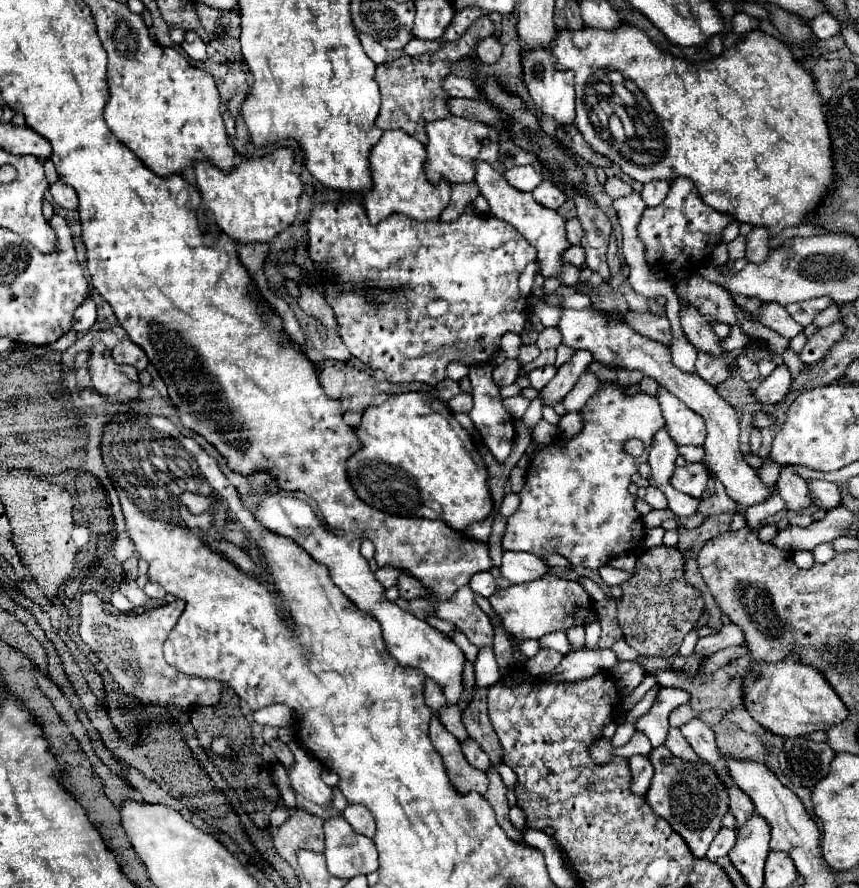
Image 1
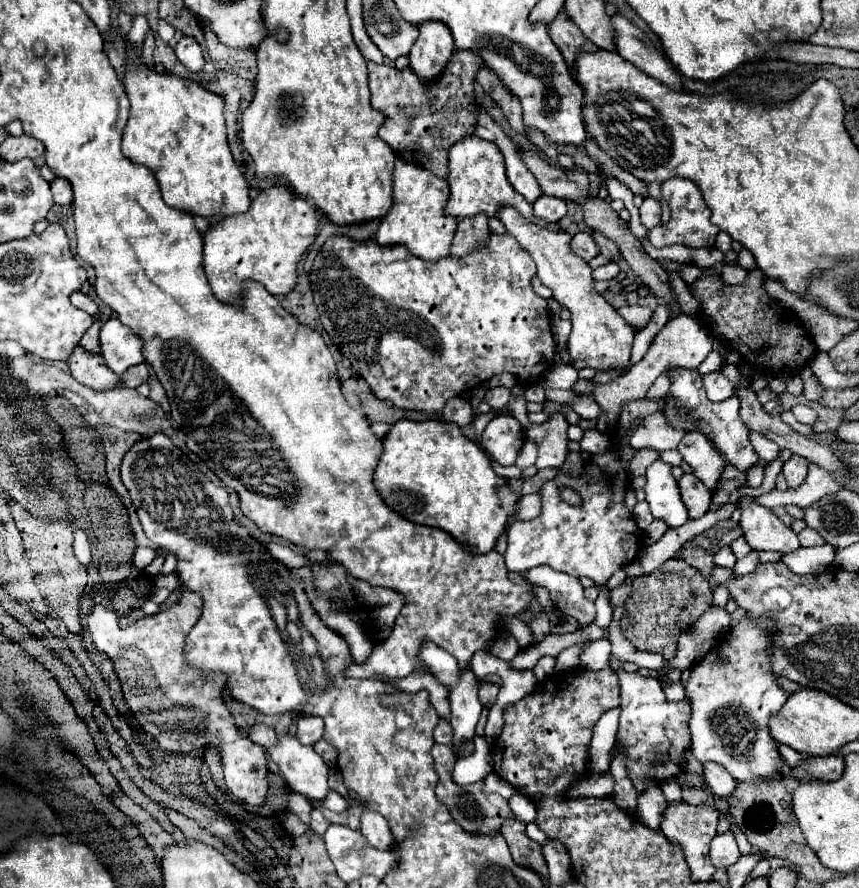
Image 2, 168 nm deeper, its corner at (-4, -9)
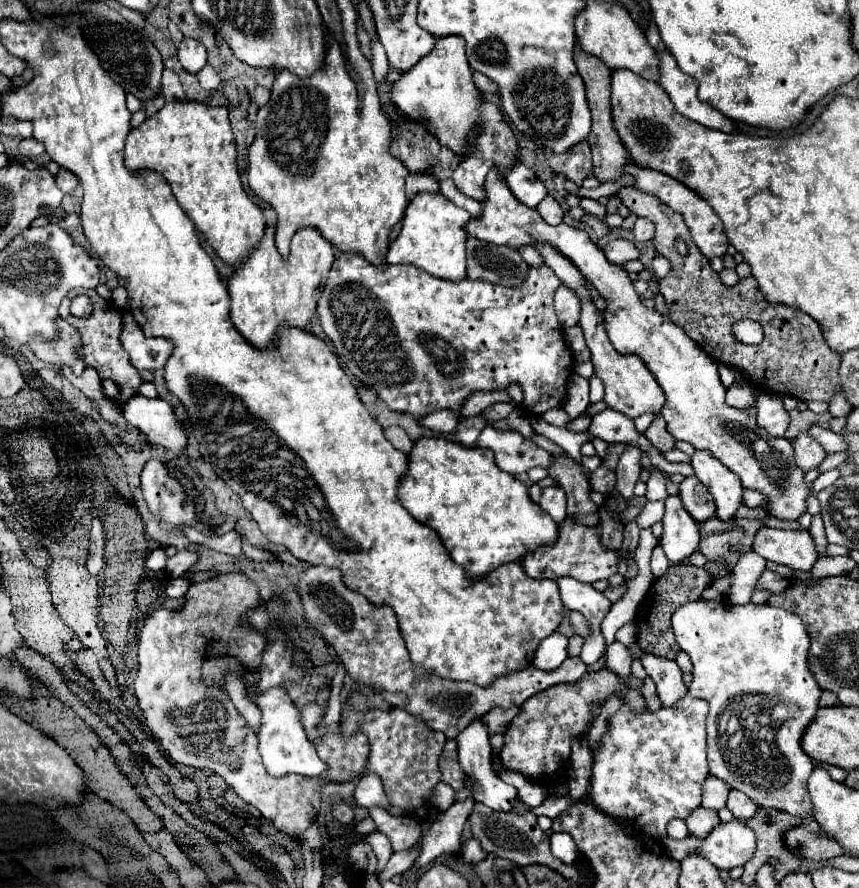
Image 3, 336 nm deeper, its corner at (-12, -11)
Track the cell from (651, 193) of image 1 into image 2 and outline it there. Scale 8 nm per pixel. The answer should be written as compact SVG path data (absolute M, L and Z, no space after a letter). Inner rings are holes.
M647 195L643 205L639 207L639 213L641 213L641 221L647 229L659 225L659 221L661 221L661 203L659 203L659 199Z

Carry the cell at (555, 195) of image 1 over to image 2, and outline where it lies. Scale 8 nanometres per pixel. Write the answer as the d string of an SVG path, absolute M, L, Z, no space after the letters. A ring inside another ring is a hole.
M541 195L533 203L533 213L537 219L543 219L547 223L559 223L567 213L567 203L565 203L565 199L559 199L559 197Z

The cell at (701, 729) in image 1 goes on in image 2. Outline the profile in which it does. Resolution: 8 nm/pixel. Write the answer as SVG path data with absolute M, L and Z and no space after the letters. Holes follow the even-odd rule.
M705 763L703 773L705 773L705 781L713 789L713 793L721 795L723 799L727 799L733 793L735 779L729 775L729 771L725 771L725 767L721 767L719 763Z

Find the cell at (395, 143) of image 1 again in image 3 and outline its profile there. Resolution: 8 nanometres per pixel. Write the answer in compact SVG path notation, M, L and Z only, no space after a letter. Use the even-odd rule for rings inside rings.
M419 193L409 203L405 217L403 217L403 229L399 237L391 243L387 253L389 265L415 265L433 277L445 279L445 281L463 281L467 277L465 269L465 225L469 223L471 215L465 209L455 207L449 203L441 193Z

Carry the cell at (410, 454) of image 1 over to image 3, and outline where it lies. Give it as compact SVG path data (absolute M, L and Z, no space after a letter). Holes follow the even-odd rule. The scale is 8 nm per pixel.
M447 439L415 441L413 451L409 453L409 469L405 477L401 477L399 501L417 521L439 535L449 557L473 577L489 575L503 563L519 563L527 553L533 553L543 545L553 545L559 537L559 525L553 523L551 517L543 517L543 509L529 497L529 487L497 469L489 449L467 449L461 443L451 443Z

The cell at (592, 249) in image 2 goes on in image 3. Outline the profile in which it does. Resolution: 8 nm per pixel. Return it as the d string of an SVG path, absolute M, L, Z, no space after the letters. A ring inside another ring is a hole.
M615 239L615 241L609 241L605 247L605 257L615 263L615 265L623 265L627 261L633 261L633 259L639 259L639 251L637 247L627 241L627 239Z

